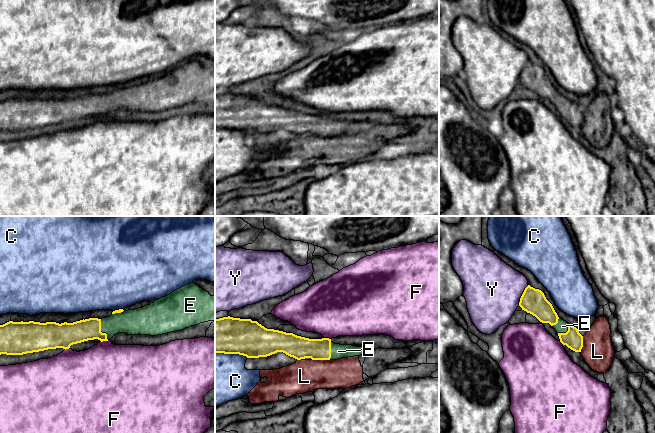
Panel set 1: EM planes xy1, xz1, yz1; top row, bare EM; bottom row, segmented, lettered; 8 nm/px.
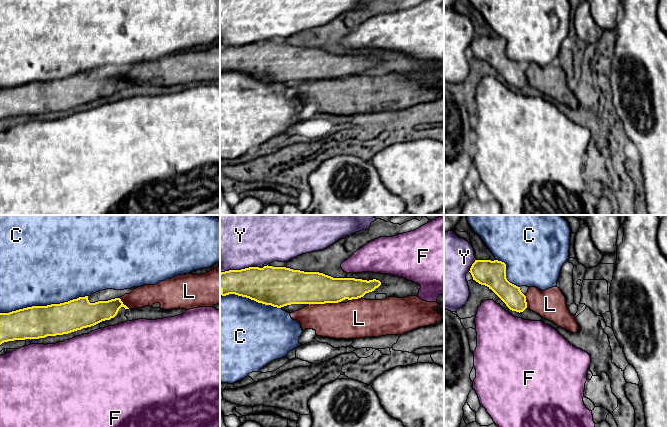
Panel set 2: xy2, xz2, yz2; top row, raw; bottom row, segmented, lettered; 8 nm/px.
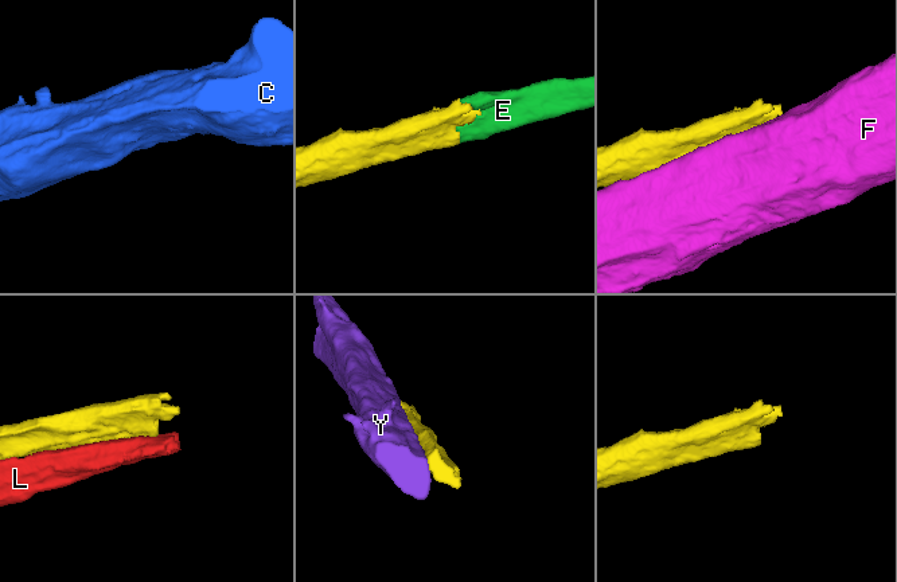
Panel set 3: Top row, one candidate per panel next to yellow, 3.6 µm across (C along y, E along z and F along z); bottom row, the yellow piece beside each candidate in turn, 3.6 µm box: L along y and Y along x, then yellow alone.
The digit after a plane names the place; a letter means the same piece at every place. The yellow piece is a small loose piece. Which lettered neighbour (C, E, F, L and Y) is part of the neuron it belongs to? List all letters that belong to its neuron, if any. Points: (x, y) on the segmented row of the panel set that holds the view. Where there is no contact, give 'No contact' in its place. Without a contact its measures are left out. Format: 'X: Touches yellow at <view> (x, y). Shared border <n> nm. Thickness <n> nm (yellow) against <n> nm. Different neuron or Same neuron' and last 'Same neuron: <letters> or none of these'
C: Touches yellow at xy2 (43, 306). Shared border 700 nm. Thickness 260 nm (yellow) against 500 nm. Different neuron
E: Touches yellow at xy1 (100, 330). Shared border 180 nm. Thickness 180 nm (yellow) against 190 nm. Same neuron
F: Touches yellow at xy1 (104, 340). Shared border 70 nm. Thickness 180 nm (yellow) against 460 nm. Different neuron
L: Touches yellow at xz2 (324, 303). Shared border 260 nm. Thickness 280 nm (yellow) against 300 nm. Different neuron
Y: Touches yellow at xz2 (239, 270). Shared border 300 nm. Thickness 300 nm (yellow) against 480 nm. Different neuron
Same neuron: E

